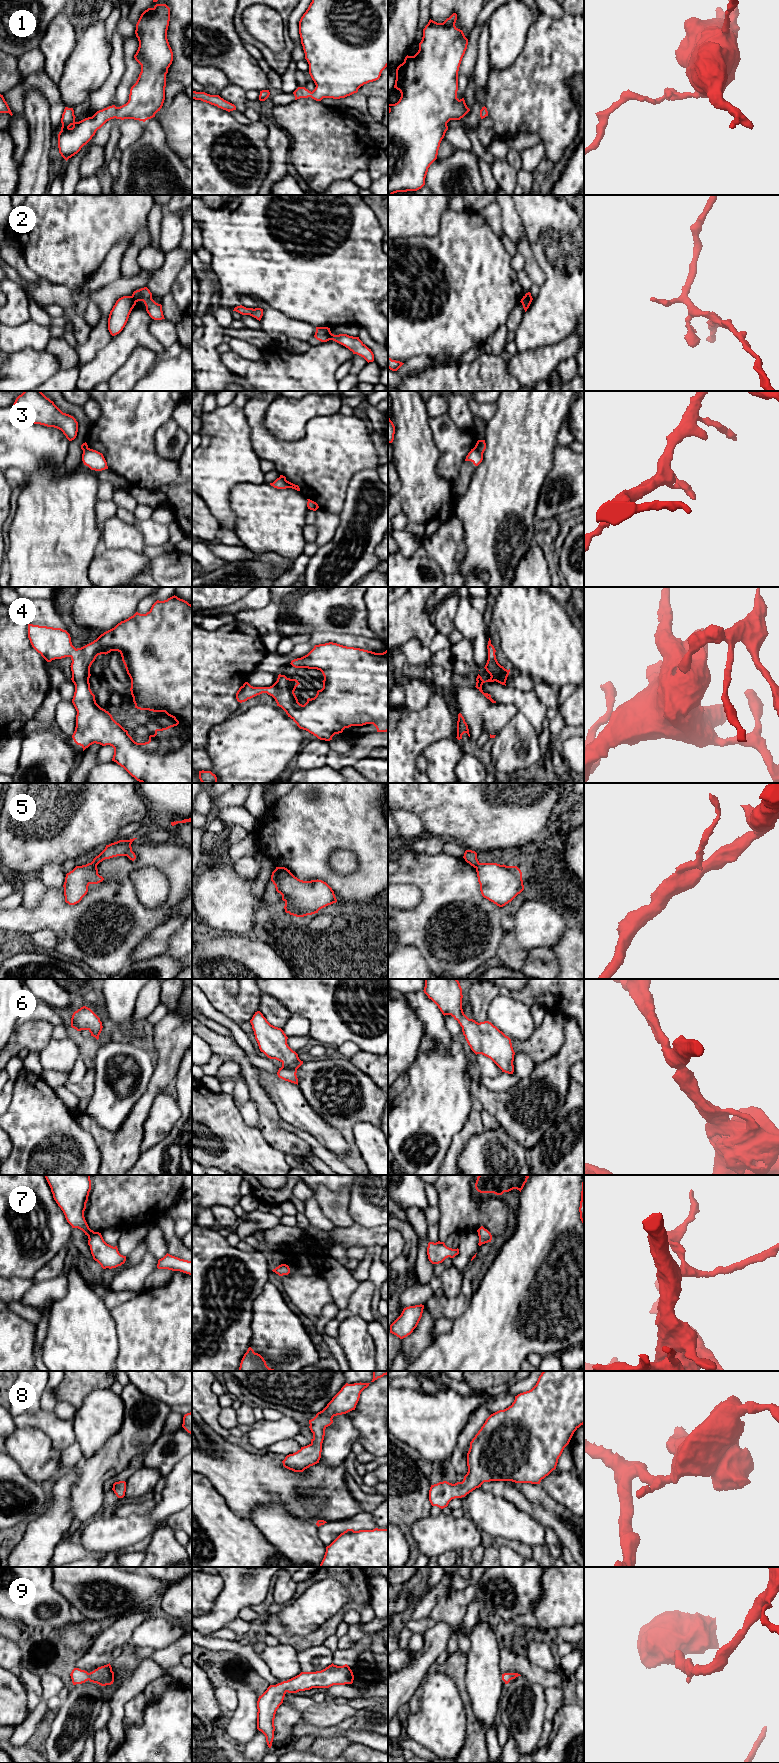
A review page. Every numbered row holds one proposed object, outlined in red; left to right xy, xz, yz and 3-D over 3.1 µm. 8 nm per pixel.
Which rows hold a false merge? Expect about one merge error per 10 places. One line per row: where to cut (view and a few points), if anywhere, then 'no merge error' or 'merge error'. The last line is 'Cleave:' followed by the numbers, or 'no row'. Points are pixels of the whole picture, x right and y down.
1: cut none; no merge error
2: cut xz (331, 333), (329, 339); merge error
3: cut xz (280, 475), (289, 487); merge error
4: cut none; no merge error
5: cut xy (88, 863), (96, 865); merge error
6: cut none; no merge error
7: cut none; no merge error
8: cut none; no merge error
9: cut none; no merge error
Cleave: 2, 3, 5

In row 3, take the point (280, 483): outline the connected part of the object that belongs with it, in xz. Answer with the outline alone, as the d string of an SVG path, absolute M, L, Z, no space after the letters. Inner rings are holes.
M281 476L277 478L273 483L270 483L270 485L277 489L289 488L288 482L285 479L283 479Z

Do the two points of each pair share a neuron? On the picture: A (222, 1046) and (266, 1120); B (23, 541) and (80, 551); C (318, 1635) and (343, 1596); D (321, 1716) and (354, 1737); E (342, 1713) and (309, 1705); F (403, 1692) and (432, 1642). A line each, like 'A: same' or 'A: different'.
A: same
B: same
C: different
D: different
E: same
F: same

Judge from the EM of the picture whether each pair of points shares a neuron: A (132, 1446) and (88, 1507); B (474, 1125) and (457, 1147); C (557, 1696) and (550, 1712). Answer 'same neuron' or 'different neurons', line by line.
A: same neuron
B: same neuron
C: same neuron

